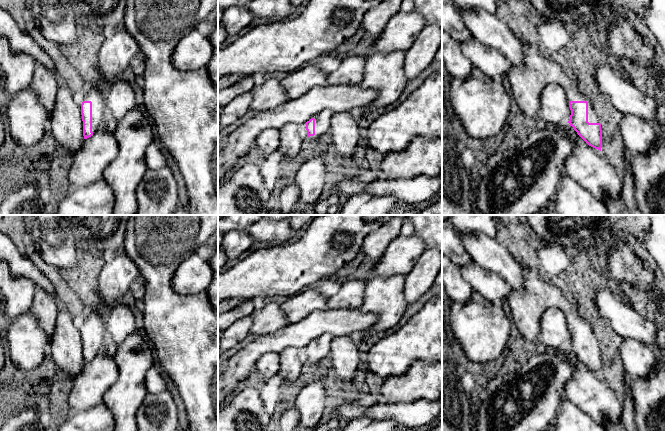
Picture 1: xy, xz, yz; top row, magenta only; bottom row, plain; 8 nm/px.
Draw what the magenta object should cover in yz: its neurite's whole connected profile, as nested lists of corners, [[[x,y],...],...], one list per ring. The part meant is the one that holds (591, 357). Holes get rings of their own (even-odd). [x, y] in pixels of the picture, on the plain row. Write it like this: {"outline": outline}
{"outline": [[[523,266],[524,290],[512,288],[506,298],[526,346],[535,347],[540,333],[540,320],[550,307],[562,310],[569,324],[571,339],[568,347],[591,371],[601,375],[601,348],[592,327],[562,294],[560,289],[542,279],[537,270]]]}

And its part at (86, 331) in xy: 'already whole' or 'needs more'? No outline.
needs more

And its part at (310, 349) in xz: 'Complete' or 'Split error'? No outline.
Split error

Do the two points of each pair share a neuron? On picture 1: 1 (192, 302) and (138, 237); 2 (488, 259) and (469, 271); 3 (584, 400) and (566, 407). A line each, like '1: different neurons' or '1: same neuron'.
1: same neuron
2: different neurons
3: different neurons

